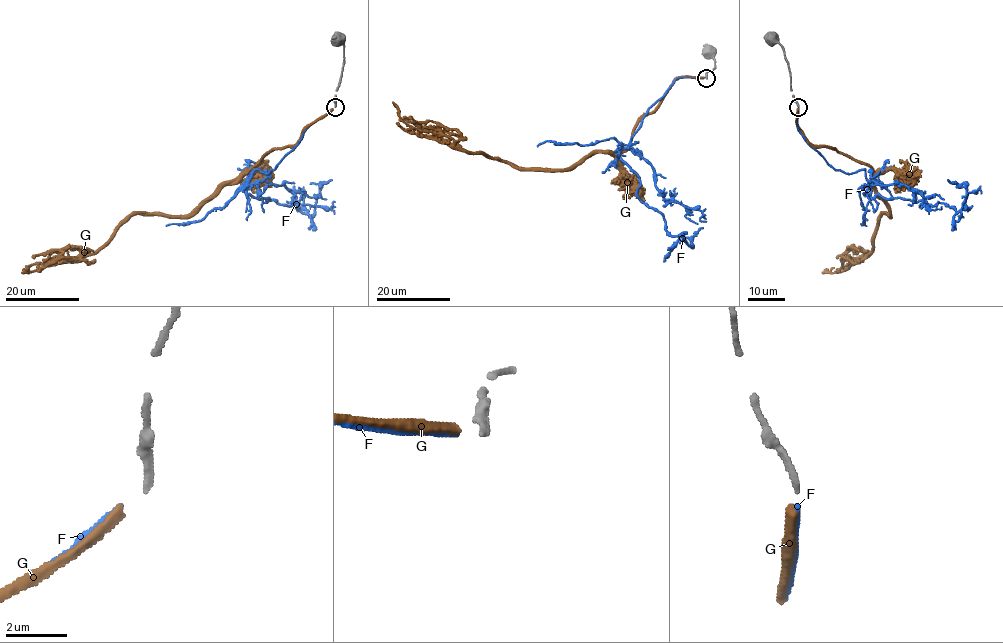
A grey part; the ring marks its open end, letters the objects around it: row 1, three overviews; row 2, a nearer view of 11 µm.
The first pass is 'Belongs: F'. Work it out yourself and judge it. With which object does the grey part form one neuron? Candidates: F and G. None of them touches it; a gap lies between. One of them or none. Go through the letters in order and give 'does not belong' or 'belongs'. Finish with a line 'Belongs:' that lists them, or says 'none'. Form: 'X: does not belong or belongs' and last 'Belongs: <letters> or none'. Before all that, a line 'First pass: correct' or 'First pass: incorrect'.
First pass: correct
F: belongs
G: does not belong
Belongs: F

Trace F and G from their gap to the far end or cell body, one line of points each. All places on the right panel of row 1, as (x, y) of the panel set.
F: (798, 108), (807, 142), (835, 170), (865, 170), (874, 197), (946, 203), (957, 222), (966, 189), (948, 180)
G: (797, 108), (796, 126), (811, 144), (871, 168), (890, 215), (882, 214), (868, 254), (845, 270), (821, 272)

